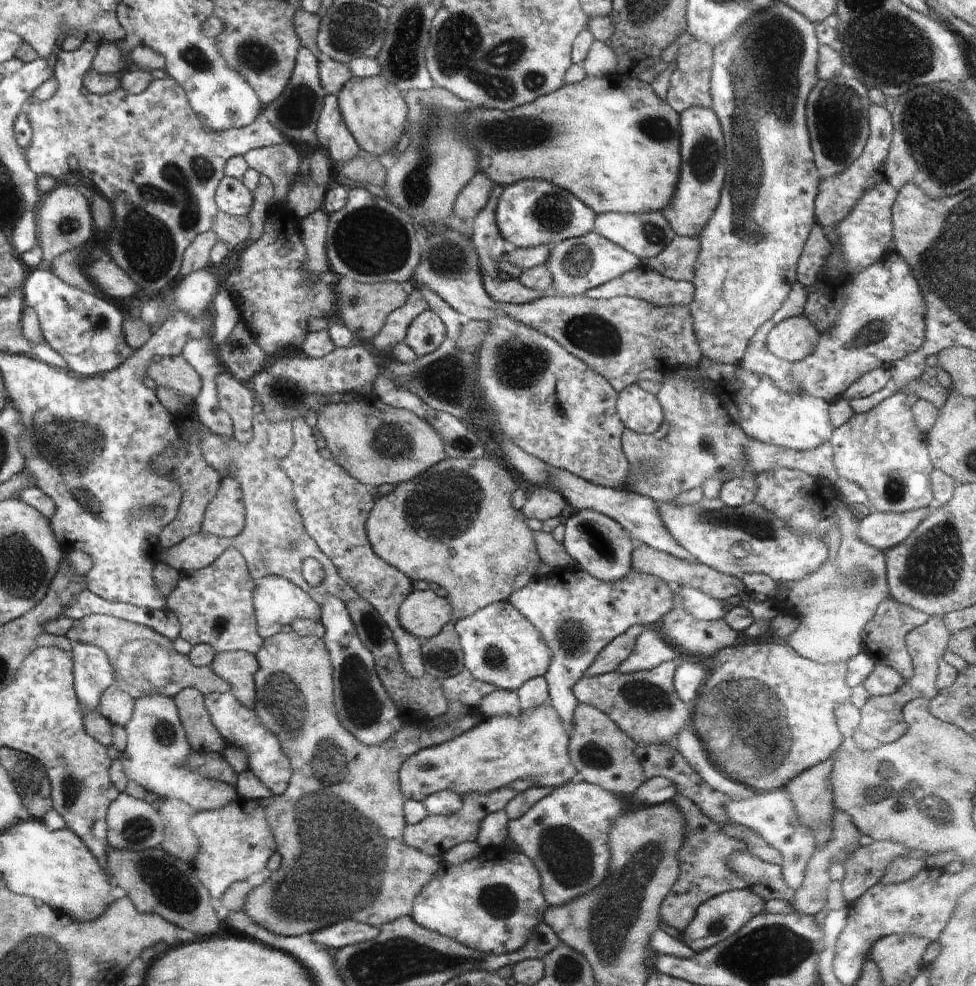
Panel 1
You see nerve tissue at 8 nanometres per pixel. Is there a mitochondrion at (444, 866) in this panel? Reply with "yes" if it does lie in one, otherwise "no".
no

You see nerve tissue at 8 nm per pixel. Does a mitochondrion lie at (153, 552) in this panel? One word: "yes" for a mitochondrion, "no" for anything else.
no

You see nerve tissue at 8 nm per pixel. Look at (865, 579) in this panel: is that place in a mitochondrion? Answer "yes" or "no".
yes

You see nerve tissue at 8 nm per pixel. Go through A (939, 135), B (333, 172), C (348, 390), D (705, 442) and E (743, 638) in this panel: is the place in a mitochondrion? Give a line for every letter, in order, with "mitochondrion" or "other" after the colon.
A: mitochondrion
B: other
C: other
D: mitochondrion
E: other

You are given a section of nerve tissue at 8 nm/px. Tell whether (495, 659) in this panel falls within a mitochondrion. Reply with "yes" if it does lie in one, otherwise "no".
yes

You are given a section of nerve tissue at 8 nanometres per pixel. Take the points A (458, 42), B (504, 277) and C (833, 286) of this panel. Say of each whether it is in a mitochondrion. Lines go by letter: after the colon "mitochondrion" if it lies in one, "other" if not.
A: mitochondrion
B: other
C: other

